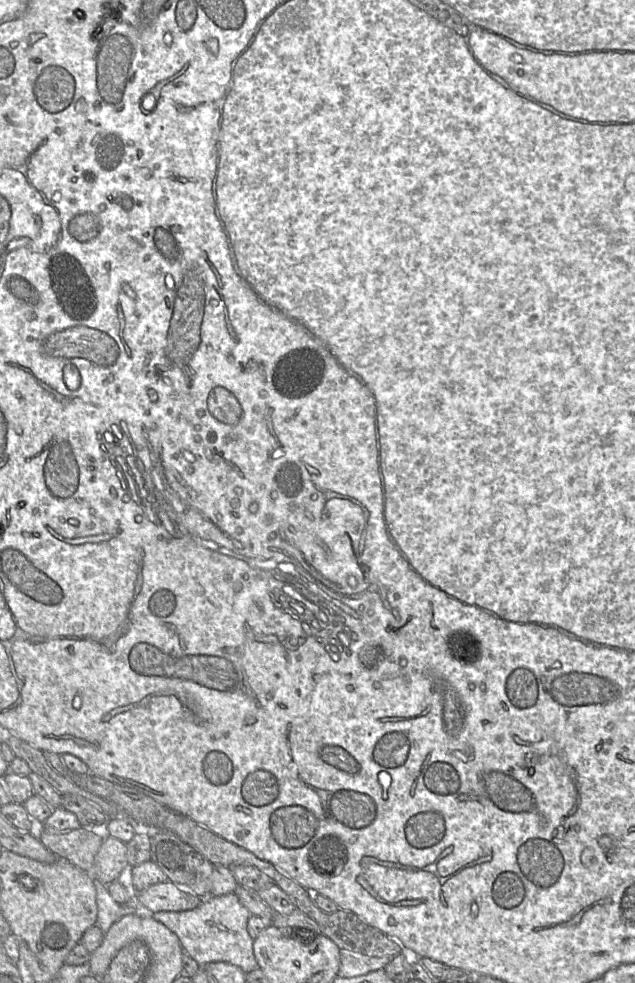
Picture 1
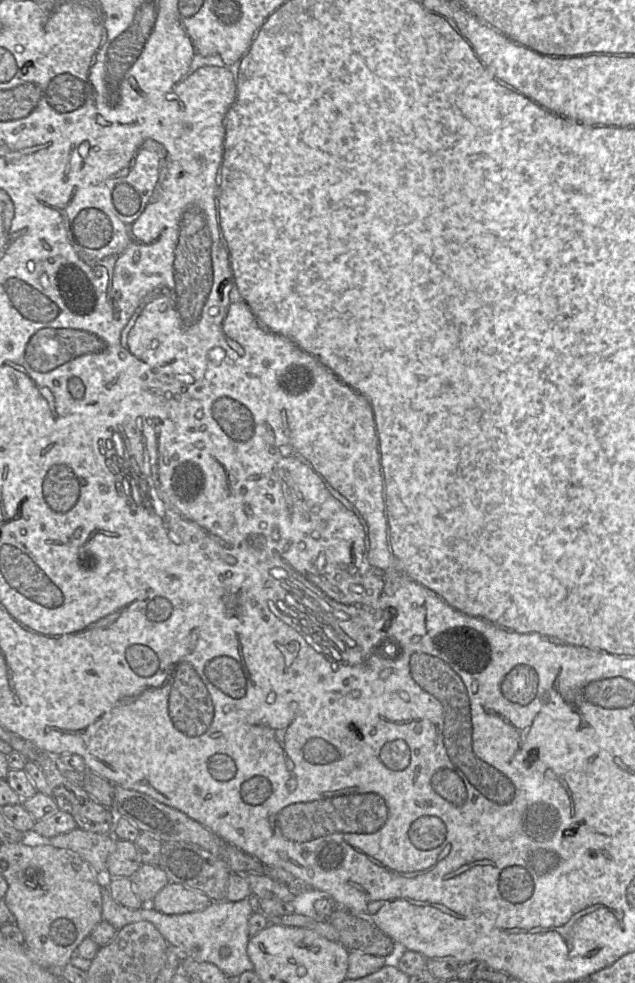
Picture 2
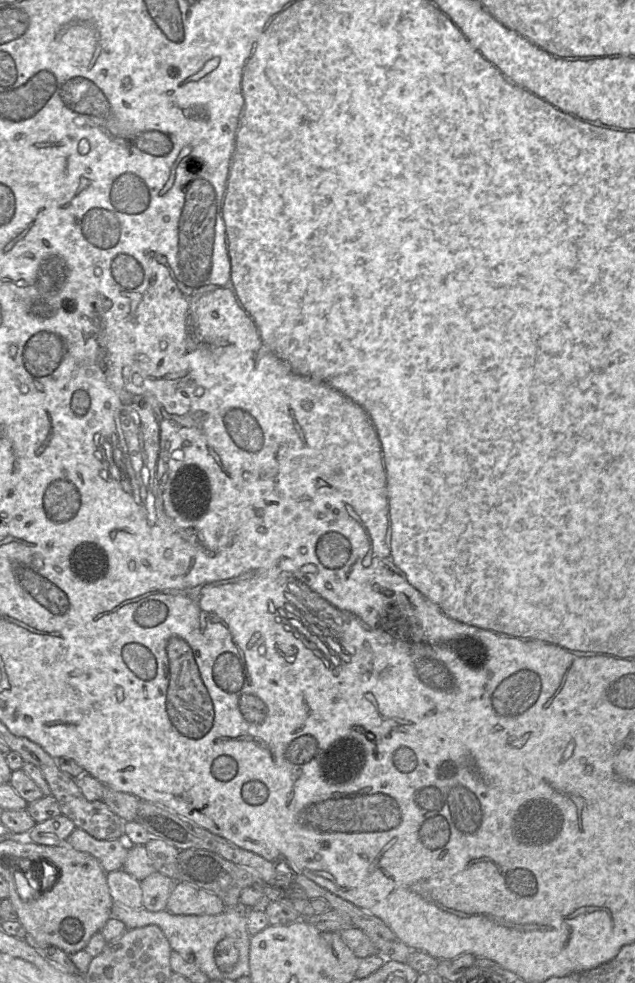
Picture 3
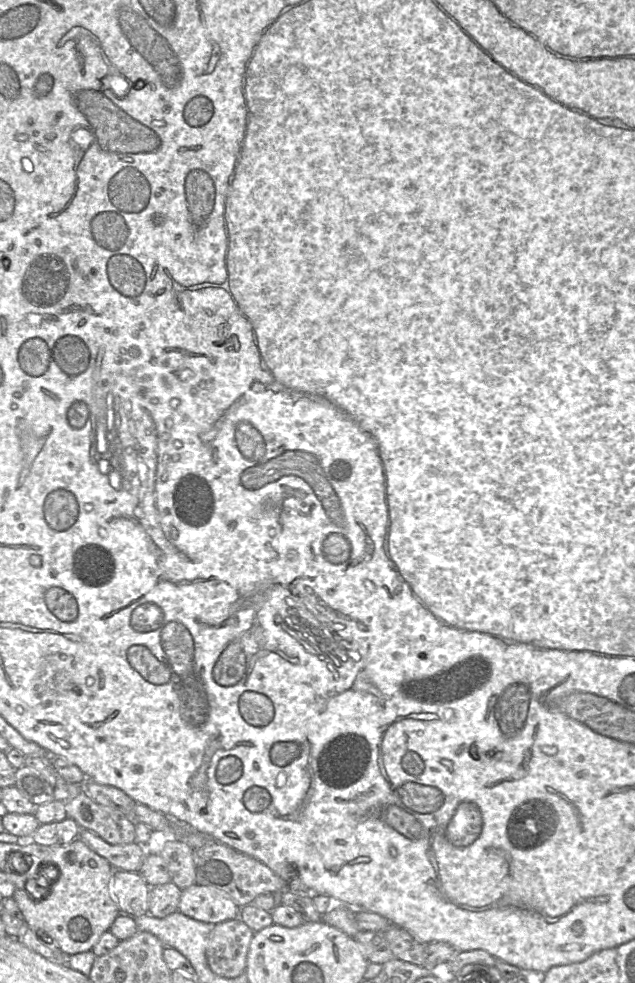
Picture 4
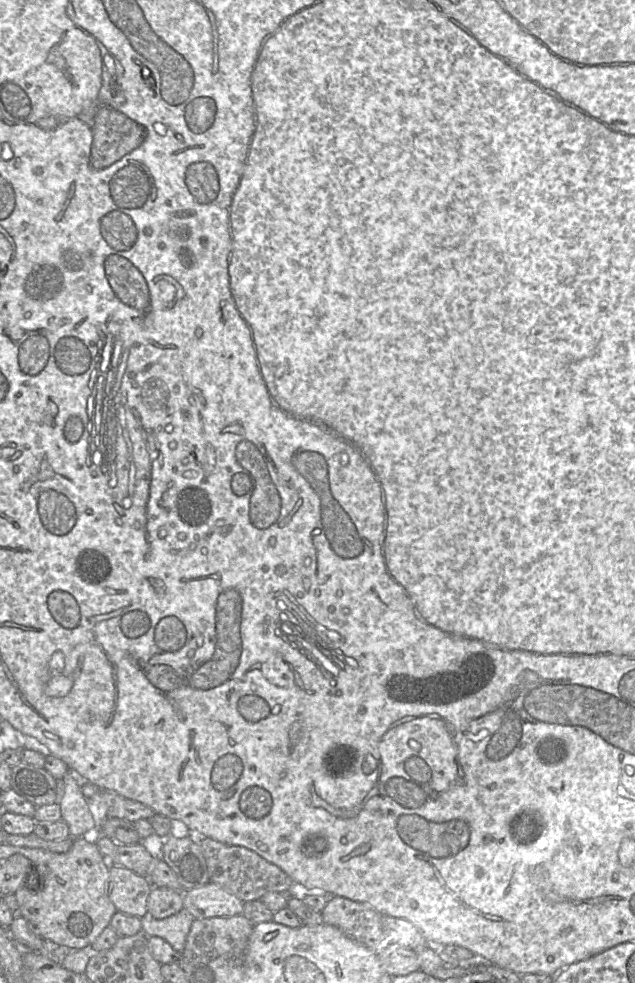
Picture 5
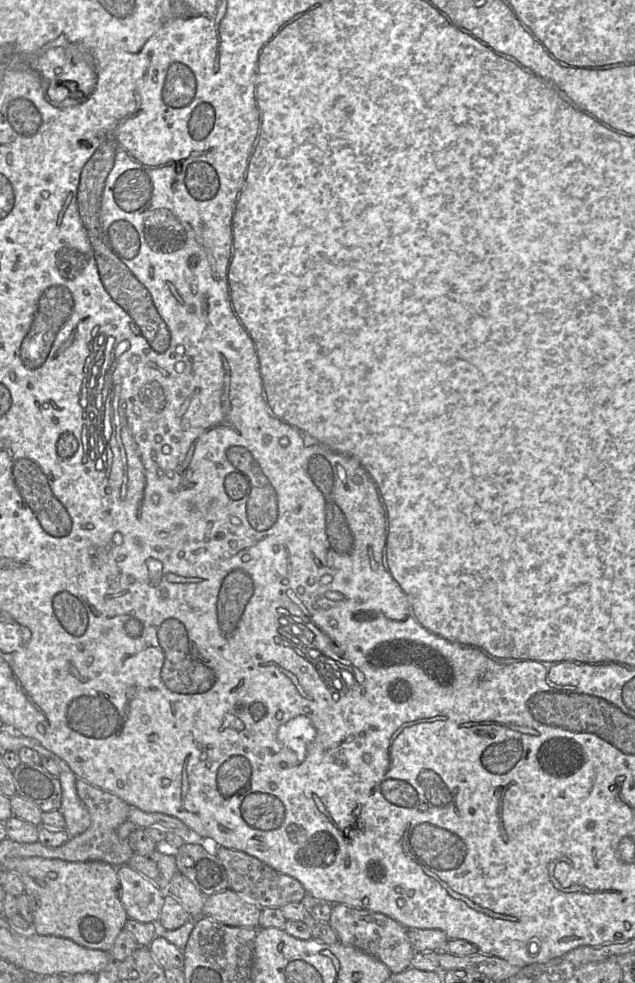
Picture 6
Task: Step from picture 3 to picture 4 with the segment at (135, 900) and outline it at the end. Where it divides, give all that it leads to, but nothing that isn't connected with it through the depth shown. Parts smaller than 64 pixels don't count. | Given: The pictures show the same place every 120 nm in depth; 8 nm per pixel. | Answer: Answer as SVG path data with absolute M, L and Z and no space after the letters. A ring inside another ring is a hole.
M113 870L111 893L120 913L137 917L149 911L150 886L139 872Z

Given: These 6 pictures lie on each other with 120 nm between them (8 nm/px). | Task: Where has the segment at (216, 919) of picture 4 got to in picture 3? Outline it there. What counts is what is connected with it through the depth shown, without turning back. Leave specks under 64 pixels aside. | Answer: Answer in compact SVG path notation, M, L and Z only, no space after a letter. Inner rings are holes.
M183 881L175 882L166 905L175 915L217 915L226 908L217 895Z

